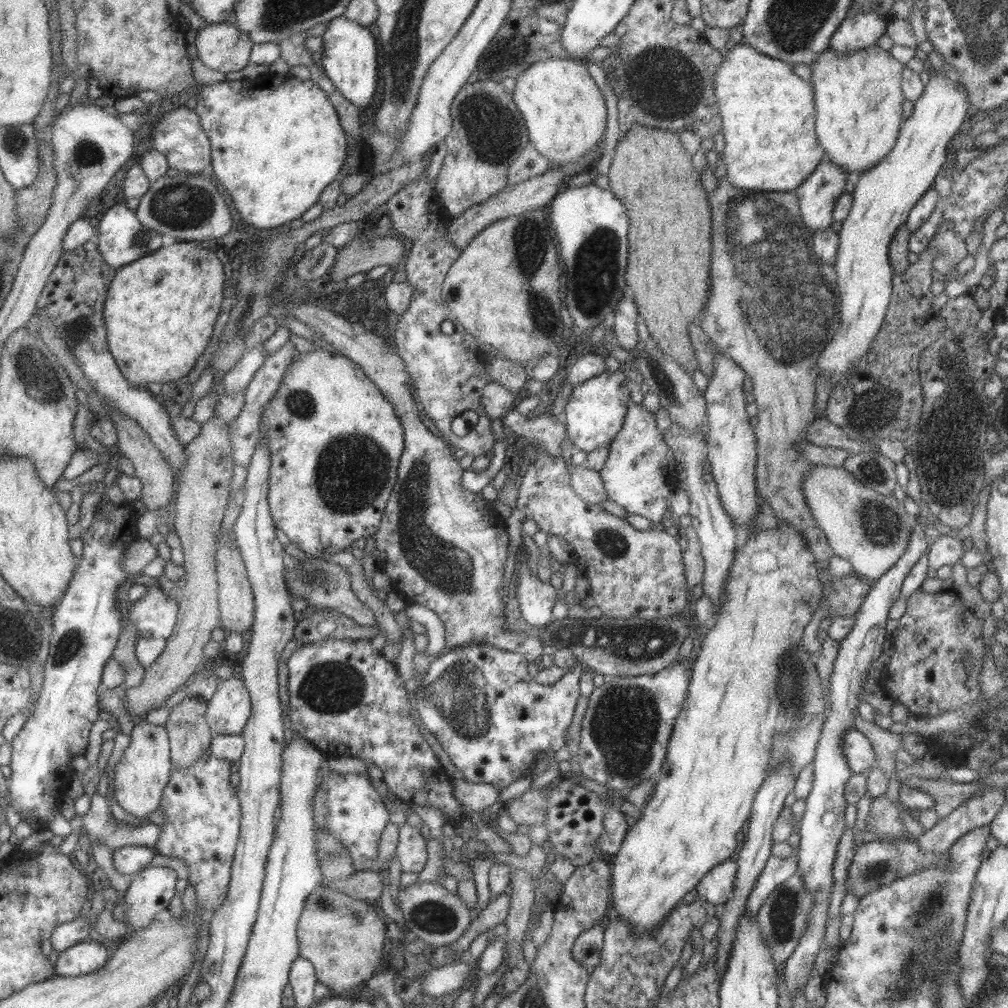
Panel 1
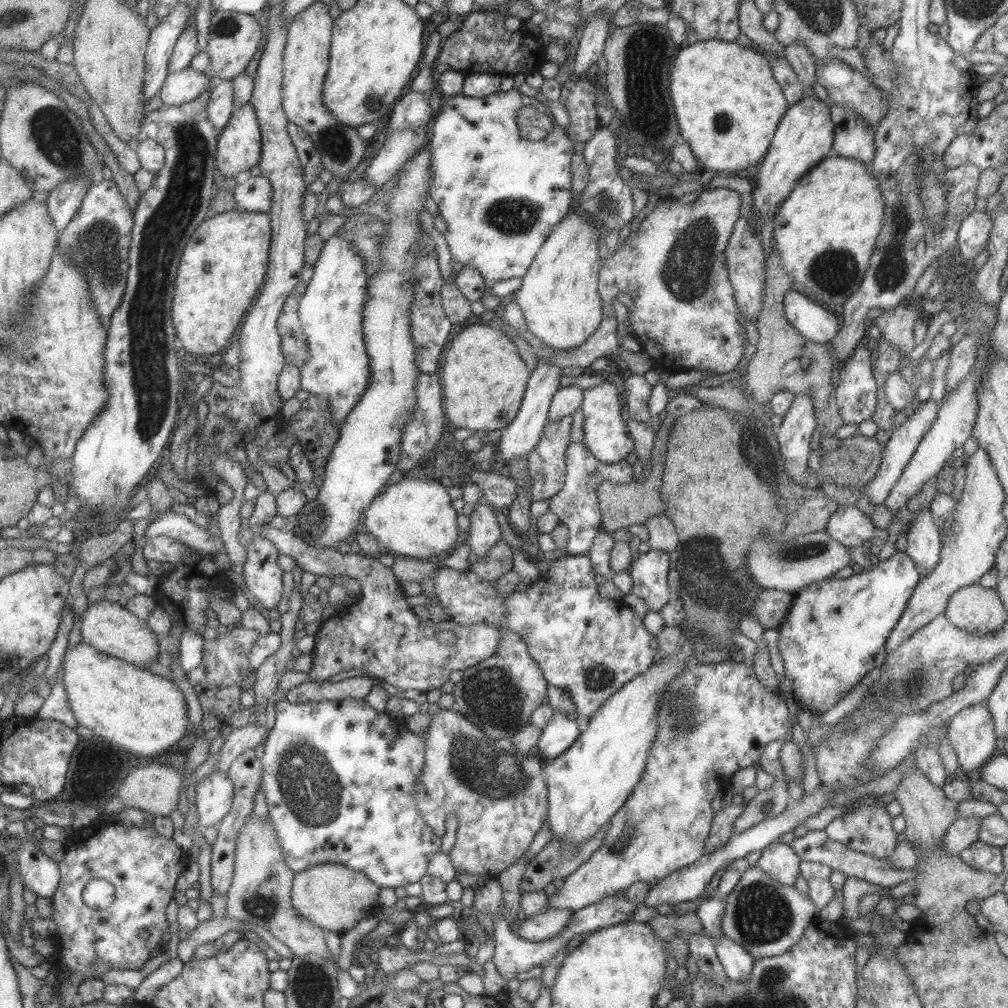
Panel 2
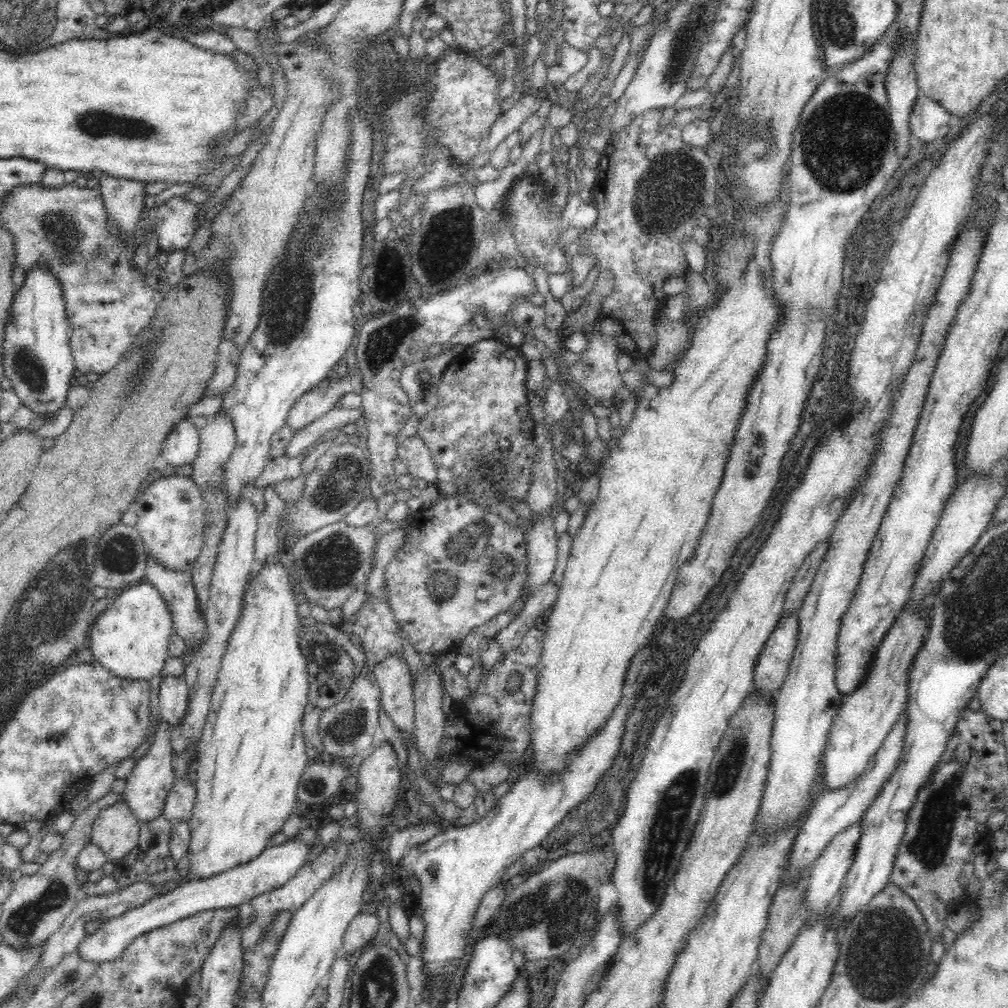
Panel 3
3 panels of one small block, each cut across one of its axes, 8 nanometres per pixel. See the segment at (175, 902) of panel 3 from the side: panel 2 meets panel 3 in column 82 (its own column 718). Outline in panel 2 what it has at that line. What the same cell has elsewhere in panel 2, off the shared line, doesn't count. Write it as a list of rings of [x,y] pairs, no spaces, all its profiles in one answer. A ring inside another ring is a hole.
[[[723,935],[714,942],[714,951],[728,980],[739,982],[749,976],[753,958],[740,944]]]

